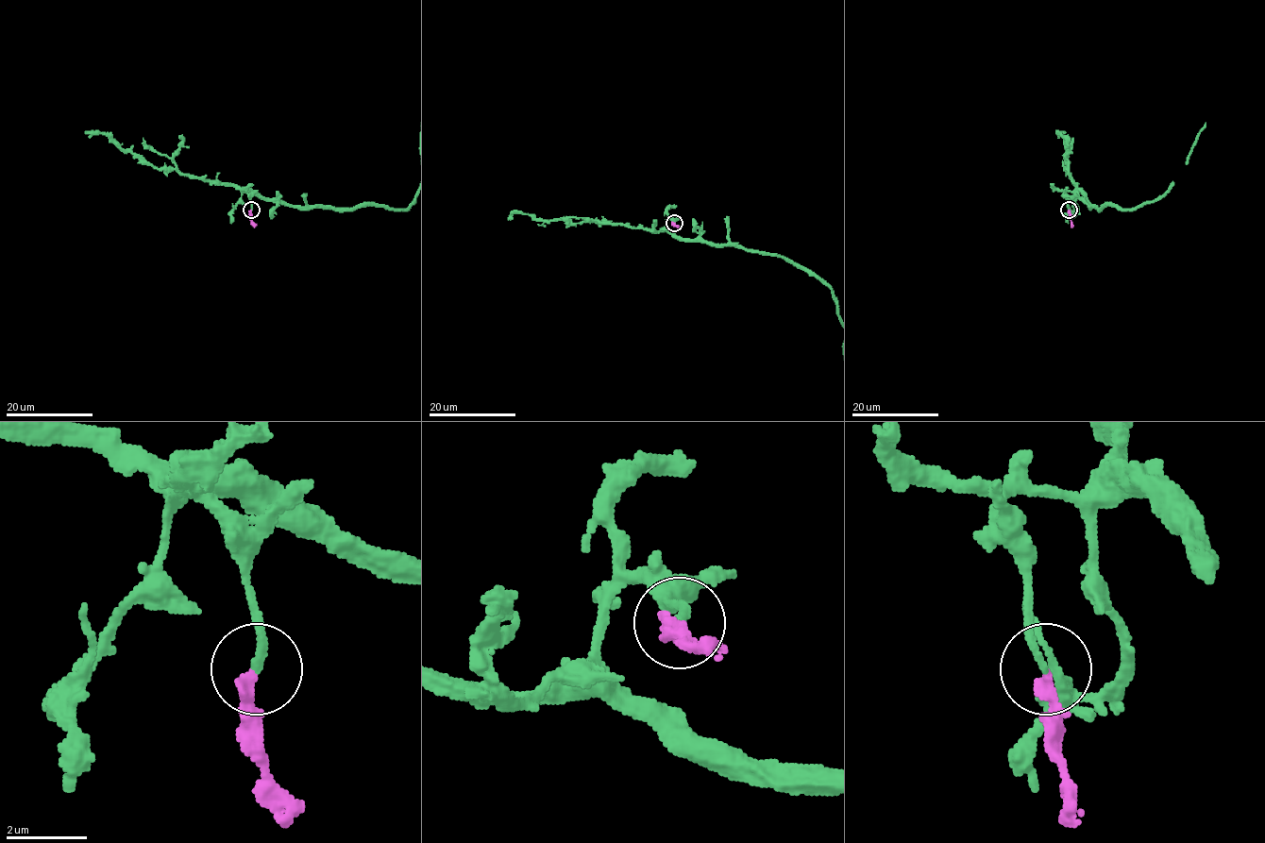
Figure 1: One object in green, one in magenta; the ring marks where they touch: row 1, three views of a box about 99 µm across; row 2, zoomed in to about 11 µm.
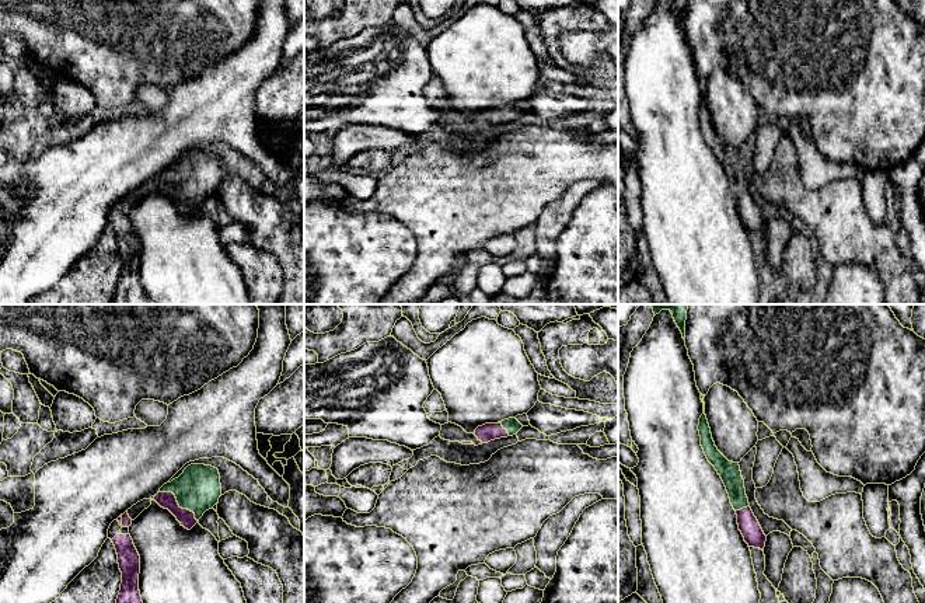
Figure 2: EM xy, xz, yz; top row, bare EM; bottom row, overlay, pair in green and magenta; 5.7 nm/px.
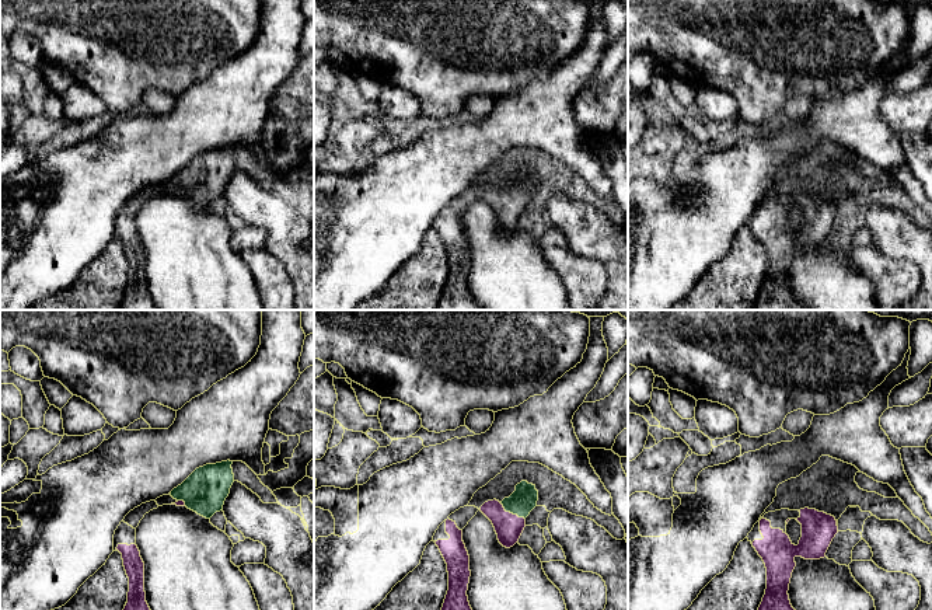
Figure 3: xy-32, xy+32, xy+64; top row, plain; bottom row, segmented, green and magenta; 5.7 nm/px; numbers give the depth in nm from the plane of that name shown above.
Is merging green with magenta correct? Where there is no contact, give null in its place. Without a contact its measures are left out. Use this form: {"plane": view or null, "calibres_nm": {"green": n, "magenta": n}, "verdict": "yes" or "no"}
{"plane": "xy", "calibres_nm": {"green": 260, "magenta": 100}, "verdict": "yes"}

